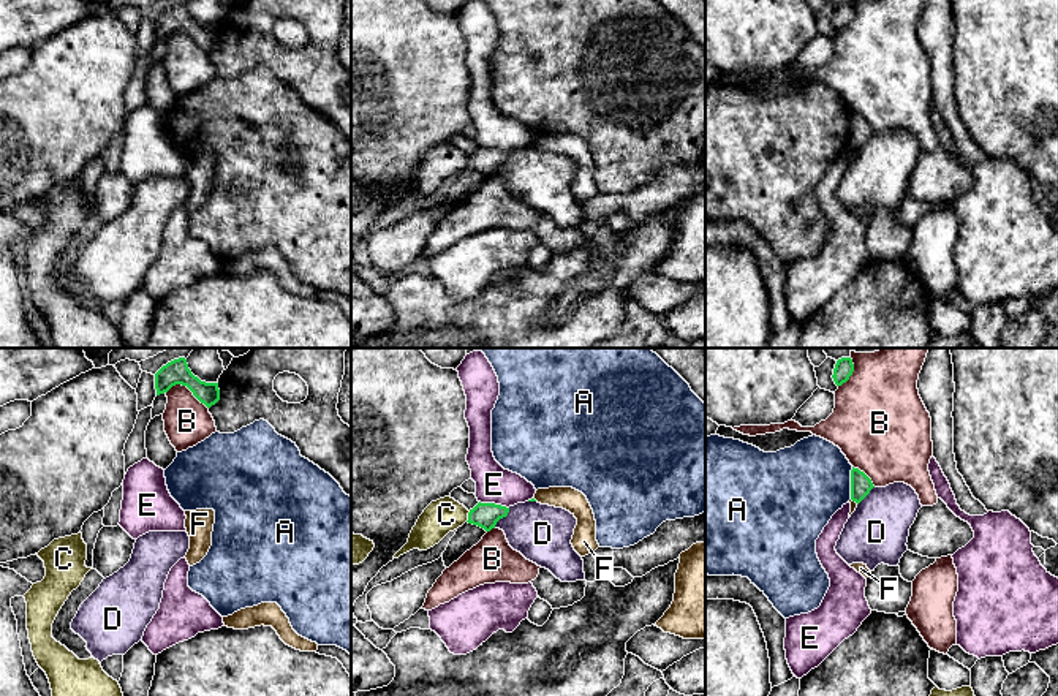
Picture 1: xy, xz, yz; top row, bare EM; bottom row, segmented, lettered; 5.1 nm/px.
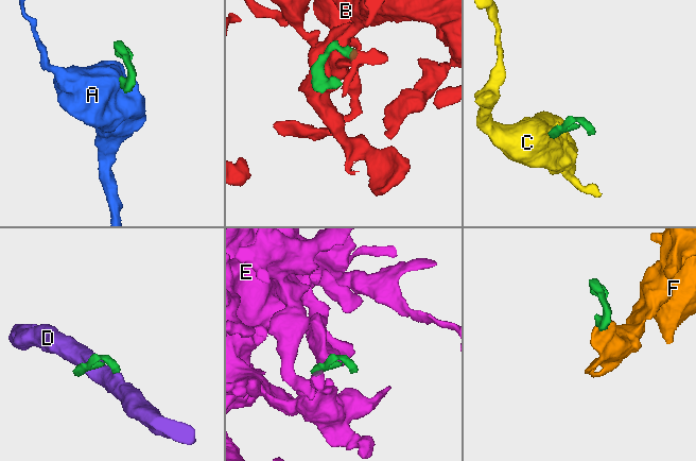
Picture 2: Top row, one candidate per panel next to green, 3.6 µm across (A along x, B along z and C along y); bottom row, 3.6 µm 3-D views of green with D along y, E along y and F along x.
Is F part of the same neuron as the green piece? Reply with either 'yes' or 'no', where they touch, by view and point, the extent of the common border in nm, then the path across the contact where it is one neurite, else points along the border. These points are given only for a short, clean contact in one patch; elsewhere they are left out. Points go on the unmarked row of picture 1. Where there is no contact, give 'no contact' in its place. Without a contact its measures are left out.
no; contact yz (854, 146); length 50 nm; border yz (851, 144), (857, 149)

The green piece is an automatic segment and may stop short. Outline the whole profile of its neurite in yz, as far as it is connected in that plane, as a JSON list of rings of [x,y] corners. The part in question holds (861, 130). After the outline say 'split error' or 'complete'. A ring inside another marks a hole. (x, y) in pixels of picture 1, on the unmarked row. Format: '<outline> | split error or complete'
[[[859,114],[851,115],[851,146],[857,150],[870,139],[873,134],[871,125]]] | complete

